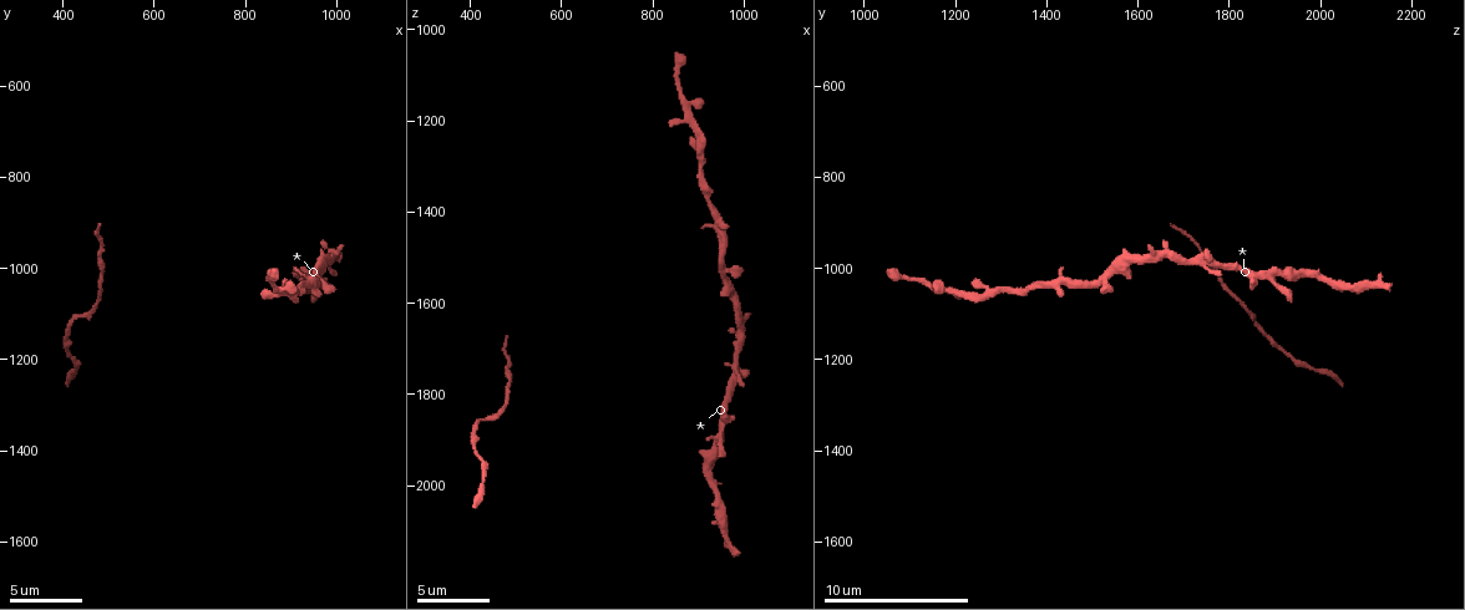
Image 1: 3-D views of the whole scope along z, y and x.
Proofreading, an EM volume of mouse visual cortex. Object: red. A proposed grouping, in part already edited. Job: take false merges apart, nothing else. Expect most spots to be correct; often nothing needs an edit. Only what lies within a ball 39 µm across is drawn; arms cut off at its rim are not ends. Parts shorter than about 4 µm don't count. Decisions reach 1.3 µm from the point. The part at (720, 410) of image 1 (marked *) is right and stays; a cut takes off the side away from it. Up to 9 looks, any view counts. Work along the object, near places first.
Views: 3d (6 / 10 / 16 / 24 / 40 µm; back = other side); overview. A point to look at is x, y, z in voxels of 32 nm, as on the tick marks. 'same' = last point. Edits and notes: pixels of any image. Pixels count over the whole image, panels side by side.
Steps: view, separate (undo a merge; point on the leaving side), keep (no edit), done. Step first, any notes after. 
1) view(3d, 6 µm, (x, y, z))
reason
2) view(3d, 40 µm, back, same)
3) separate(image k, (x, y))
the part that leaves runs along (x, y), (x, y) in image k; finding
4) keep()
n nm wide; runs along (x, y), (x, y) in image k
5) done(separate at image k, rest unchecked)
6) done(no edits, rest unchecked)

view(3d, 6 µm, (905, 1010, 1930))

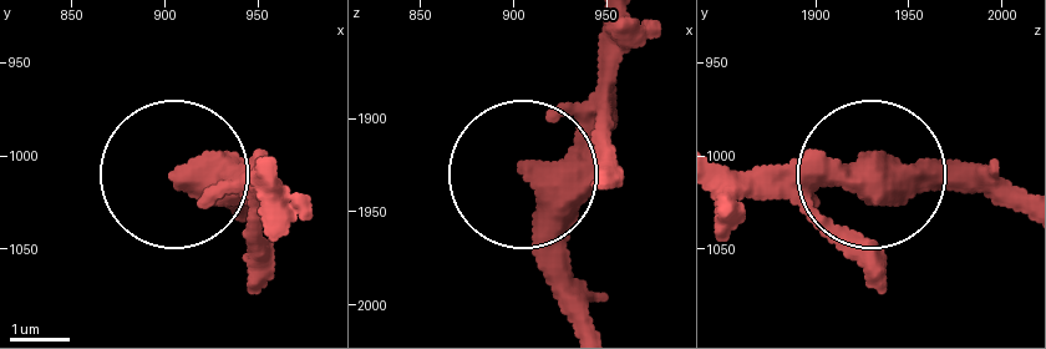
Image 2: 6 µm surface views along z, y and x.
view(3d, 6 µm, back, (908, 1012, 1928))

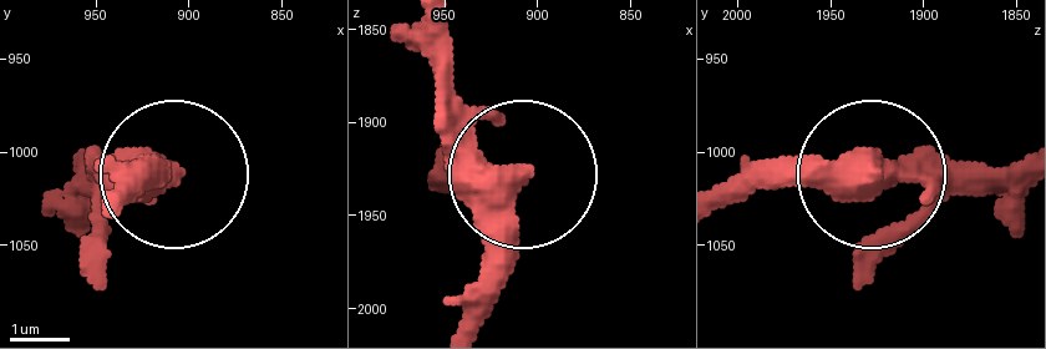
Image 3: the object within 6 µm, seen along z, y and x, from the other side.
keep()
430 nm wide; one cell here

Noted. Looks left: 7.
view(3d, 10 µm, (405, 1180, 1920))
narrows sharply

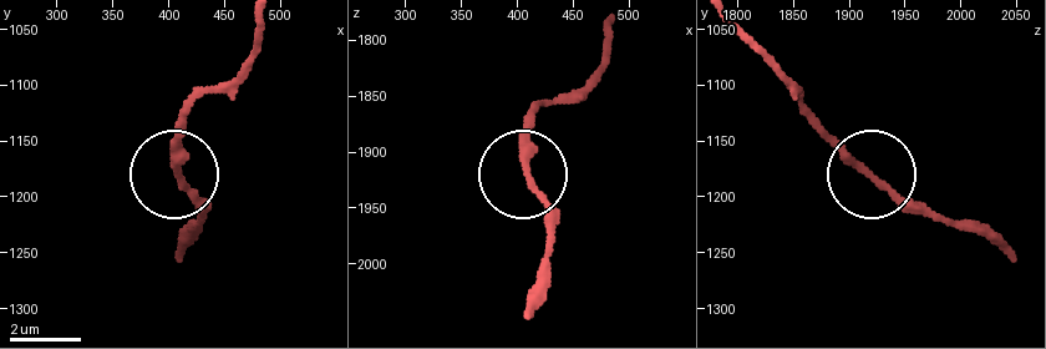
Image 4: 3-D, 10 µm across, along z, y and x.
keep()
continuous, no second cell

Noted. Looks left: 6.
view(3d, 6 µm, (480, 1070, 1815))

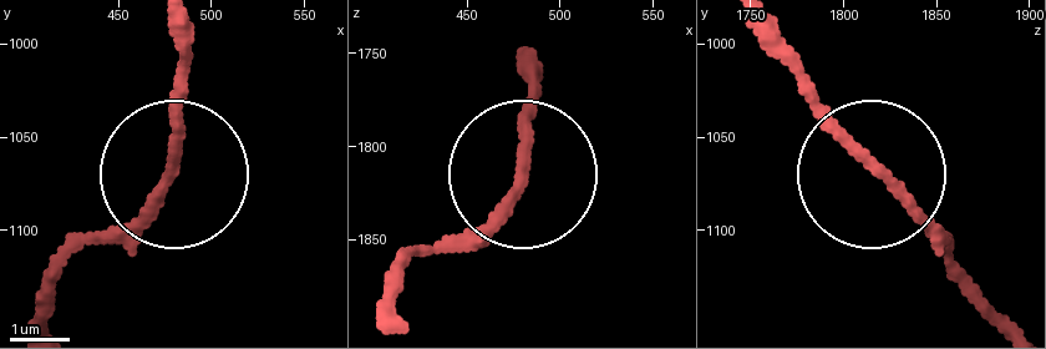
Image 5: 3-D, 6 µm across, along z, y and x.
keep()
side arm 7 µm; one cell here

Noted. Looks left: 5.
view(3d, 10 µm, (935, 1035, 1410))
calibre changes

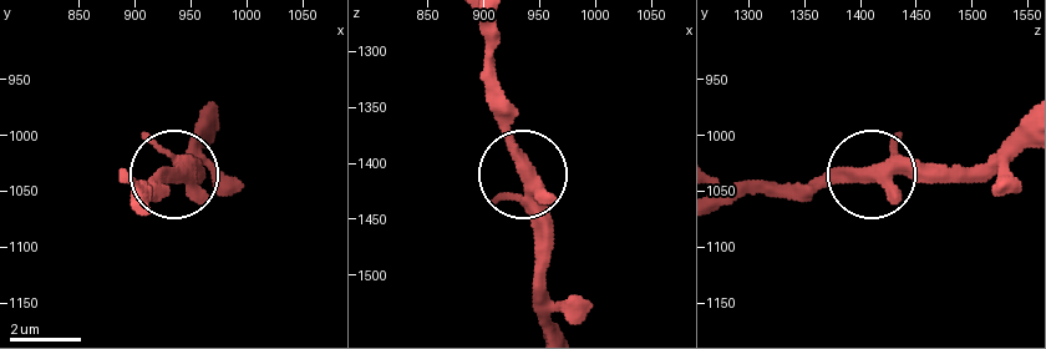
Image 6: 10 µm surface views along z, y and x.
keep()
all the same cell

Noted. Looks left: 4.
done(no edits, rest unchecked)

